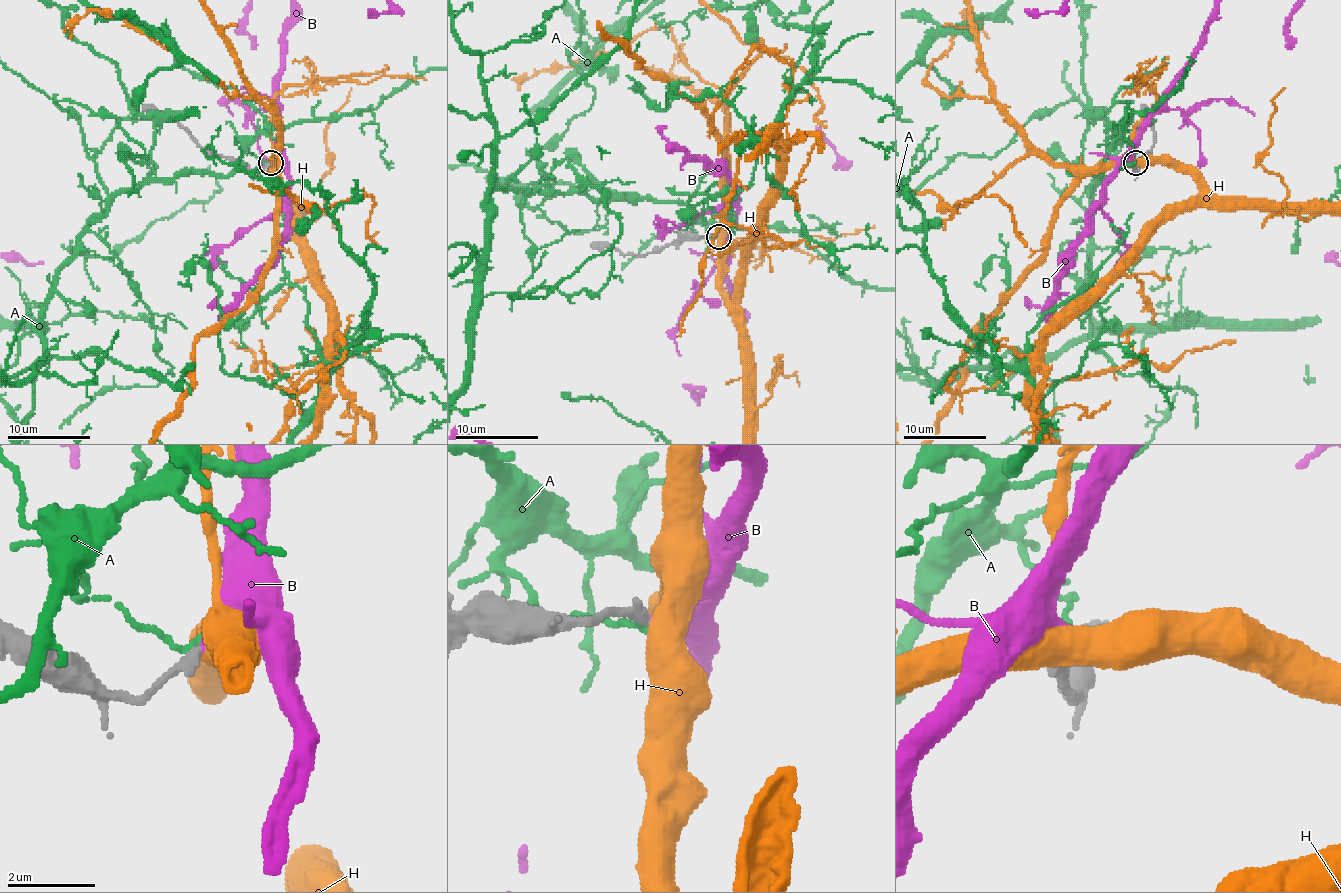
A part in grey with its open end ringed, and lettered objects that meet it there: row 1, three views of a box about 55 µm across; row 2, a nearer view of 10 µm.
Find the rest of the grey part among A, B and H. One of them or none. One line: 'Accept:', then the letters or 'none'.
Accept: B

